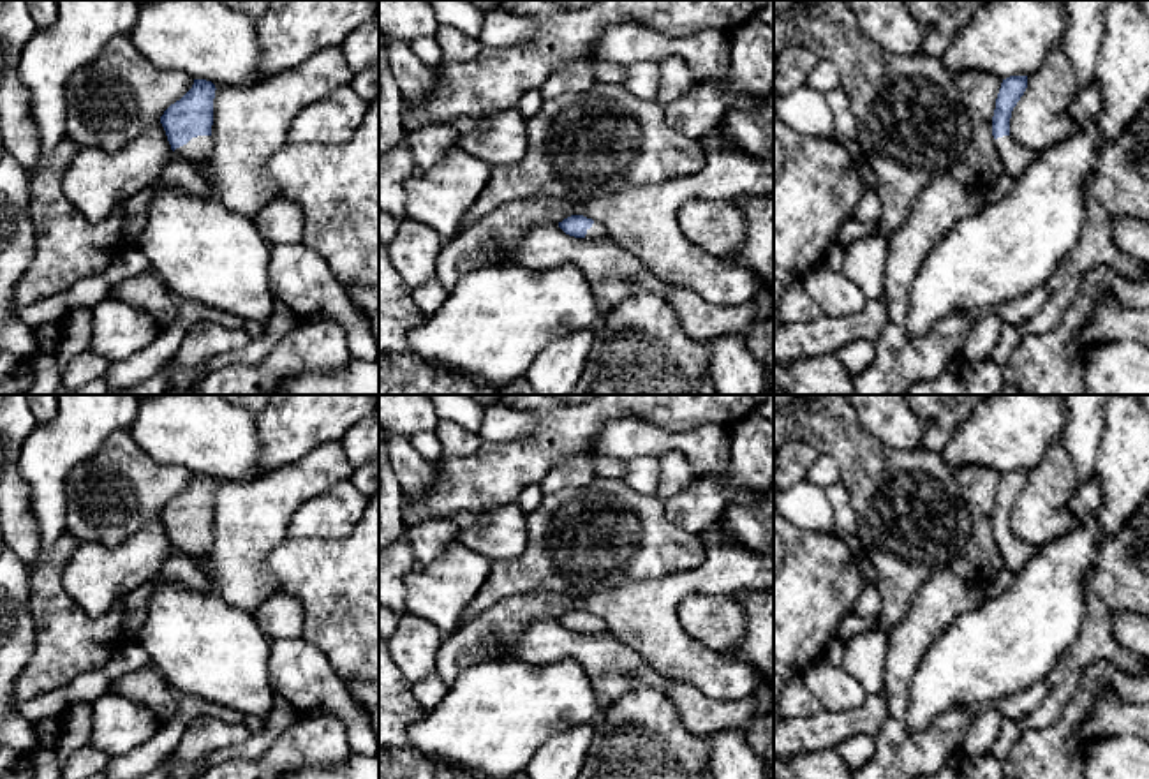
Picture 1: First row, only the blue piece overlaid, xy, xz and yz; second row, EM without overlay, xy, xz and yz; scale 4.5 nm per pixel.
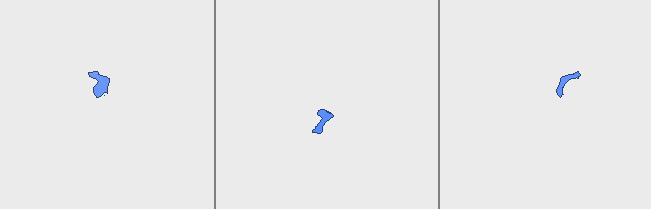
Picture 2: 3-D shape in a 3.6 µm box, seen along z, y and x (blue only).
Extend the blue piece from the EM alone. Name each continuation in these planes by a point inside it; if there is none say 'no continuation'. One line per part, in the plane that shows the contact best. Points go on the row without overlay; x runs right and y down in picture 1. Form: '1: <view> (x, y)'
1: xy (198, 545)

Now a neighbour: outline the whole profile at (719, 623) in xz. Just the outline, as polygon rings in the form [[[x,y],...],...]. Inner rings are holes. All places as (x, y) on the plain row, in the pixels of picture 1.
[[[694,596],[678,605],[682,627],[715,652],[731,652],[745,634],[745,610],[728,597]]]

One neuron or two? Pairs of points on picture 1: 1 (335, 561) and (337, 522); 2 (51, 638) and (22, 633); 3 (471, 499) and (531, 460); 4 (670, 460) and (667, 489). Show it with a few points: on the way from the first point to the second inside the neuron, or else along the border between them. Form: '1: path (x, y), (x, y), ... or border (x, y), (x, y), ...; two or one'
1: border (360, 519), (342, 538), (295, 540); two
2: border (32, 594), (34, 649), (30, 661), (18, 674); two
3: path (485, 485), (501, 469), (517, 464); one
4: path (670, 467), (670, 482); one

